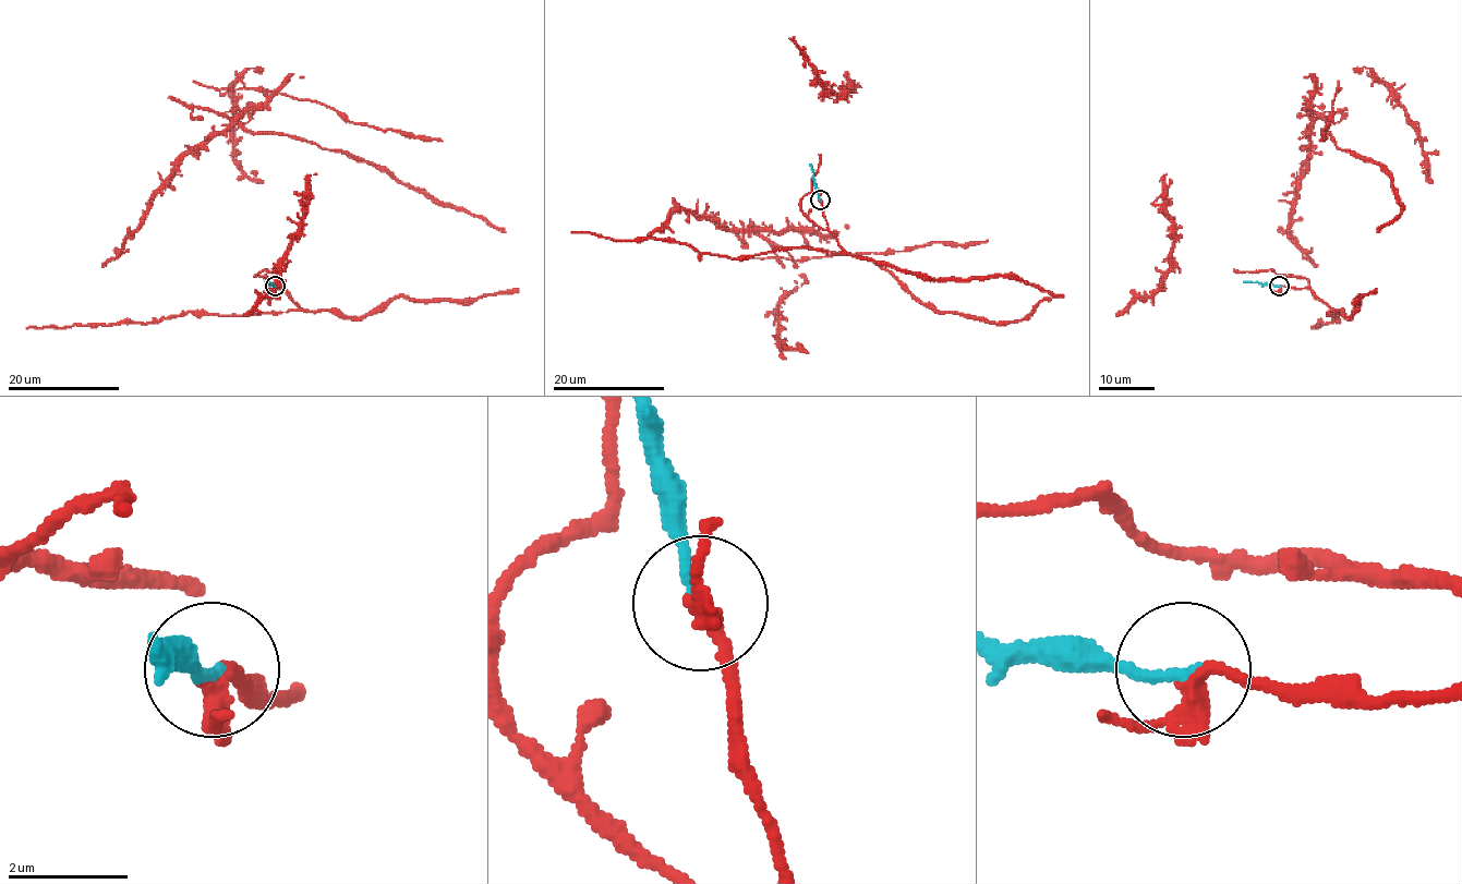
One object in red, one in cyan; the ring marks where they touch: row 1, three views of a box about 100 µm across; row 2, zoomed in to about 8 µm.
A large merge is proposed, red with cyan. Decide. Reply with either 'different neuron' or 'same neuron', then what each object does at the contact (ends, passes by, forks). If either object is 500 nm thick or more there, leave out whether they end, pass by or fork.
same neuron; red passes by; cyan ends there

